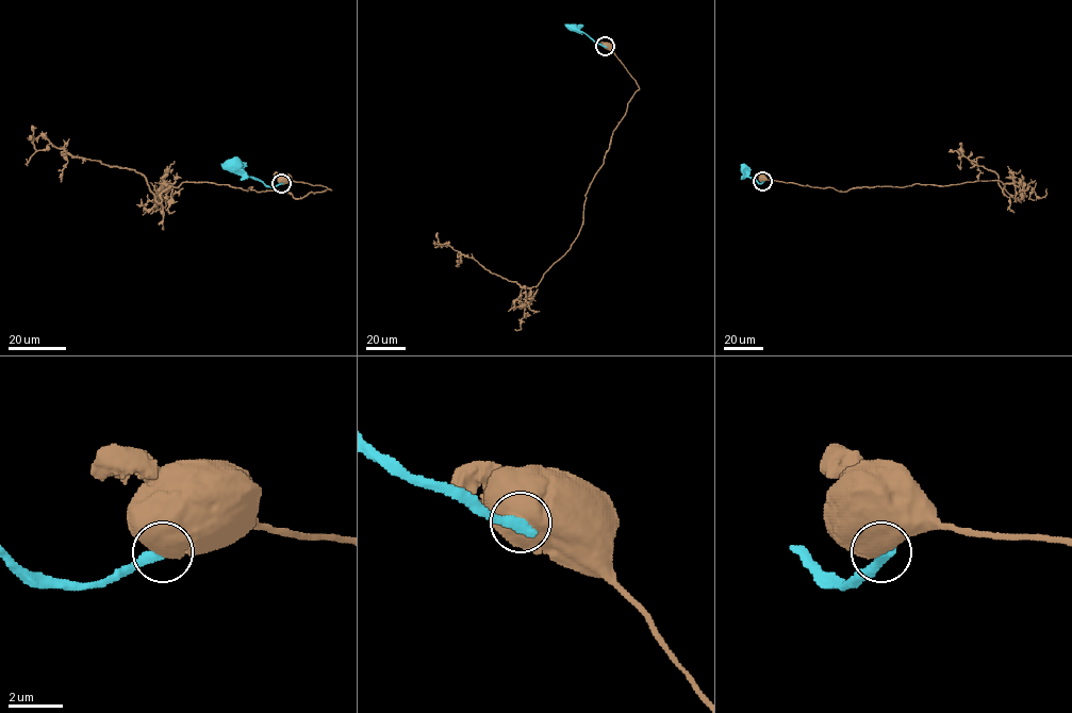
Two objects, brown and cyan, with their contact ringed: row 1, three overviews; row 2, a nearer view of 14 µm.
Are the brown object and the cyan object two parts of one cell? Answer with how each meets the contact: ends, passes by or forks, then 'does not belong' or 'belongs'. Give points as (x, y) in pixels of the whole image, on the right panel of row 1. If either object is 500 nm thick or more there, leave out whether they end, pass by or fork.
does not belong

